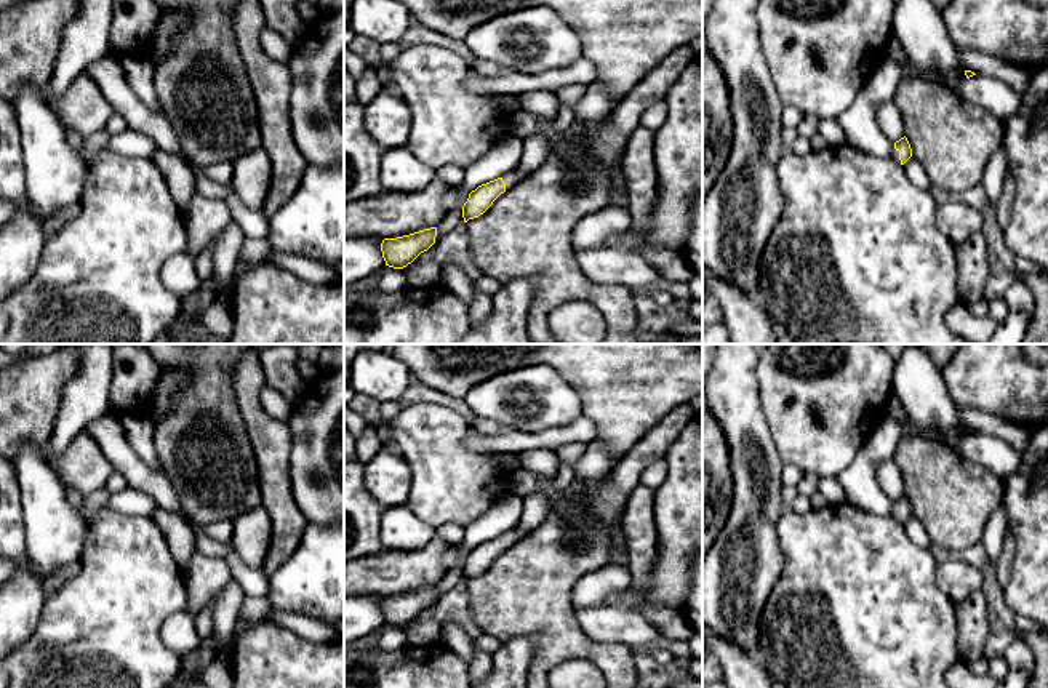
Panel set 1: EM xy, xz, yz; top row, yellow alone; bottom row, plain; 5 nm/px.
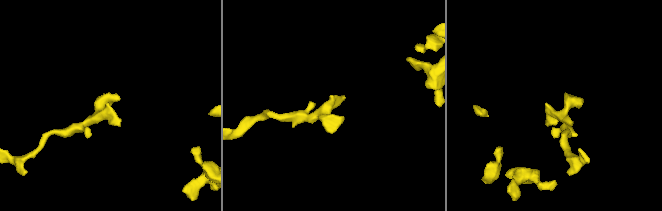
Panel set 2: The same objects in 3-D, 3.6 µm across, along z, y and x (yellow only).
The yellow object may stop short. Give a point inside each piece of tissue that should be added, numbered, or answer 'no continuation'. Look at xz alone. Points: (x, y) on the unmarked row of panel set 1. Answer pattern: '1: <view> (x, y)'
1: xz (512, 536)

